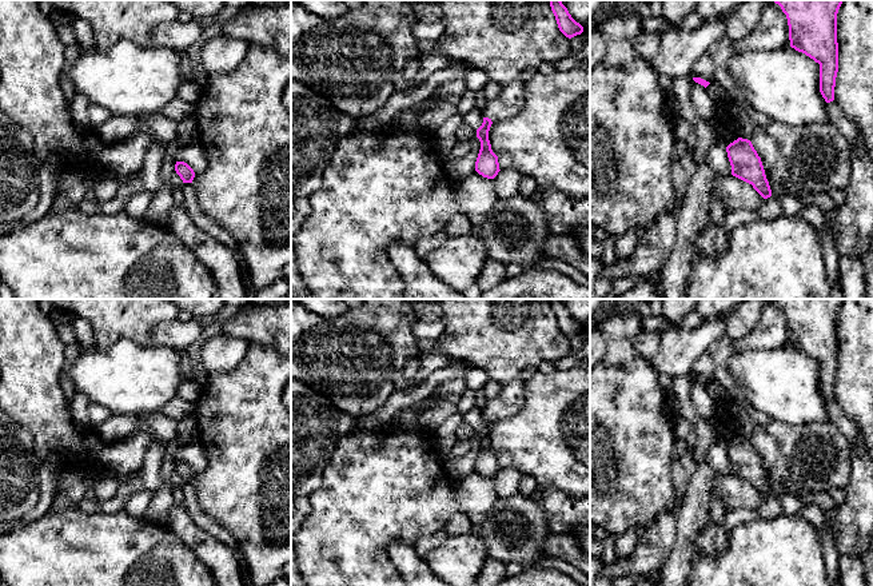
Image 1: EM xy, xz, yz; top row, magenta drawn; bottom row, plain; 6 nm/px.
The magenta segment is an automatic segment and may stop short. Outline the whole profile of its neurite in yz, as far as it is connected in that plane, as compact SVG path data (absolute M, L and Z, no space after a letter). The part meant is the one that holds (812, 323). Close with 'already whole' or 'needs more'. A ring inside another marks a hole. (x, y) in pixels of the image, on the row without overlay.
M773 299L786 314L790 346L820 363L820 391L826 402L834 399L838 371L837 312L844 299Z; already whole

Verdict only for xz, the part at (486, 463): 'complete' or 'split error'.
split error

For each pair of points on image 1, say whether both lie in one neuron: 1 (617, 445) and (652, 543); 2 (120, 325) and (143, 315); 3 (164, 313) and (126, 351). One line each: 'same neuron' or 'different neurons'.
1: different neurons
2: same neuron
3: different neurons

